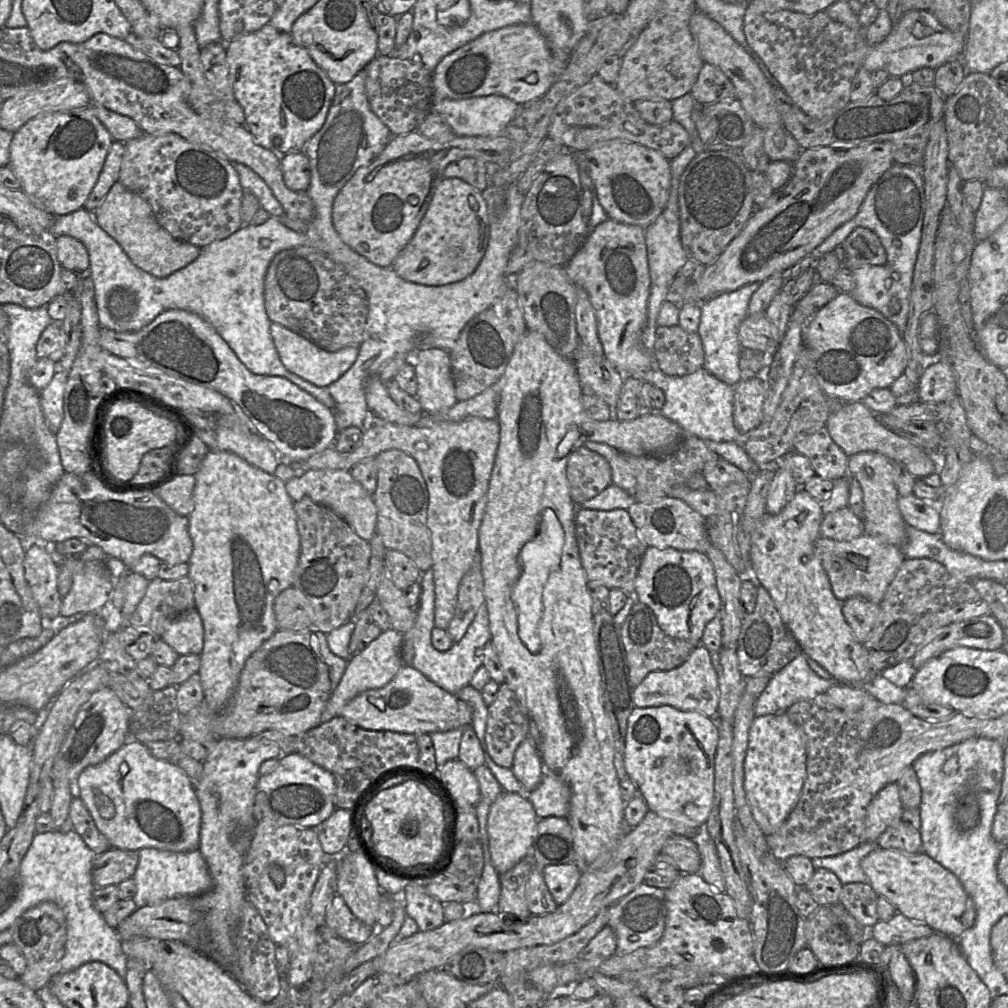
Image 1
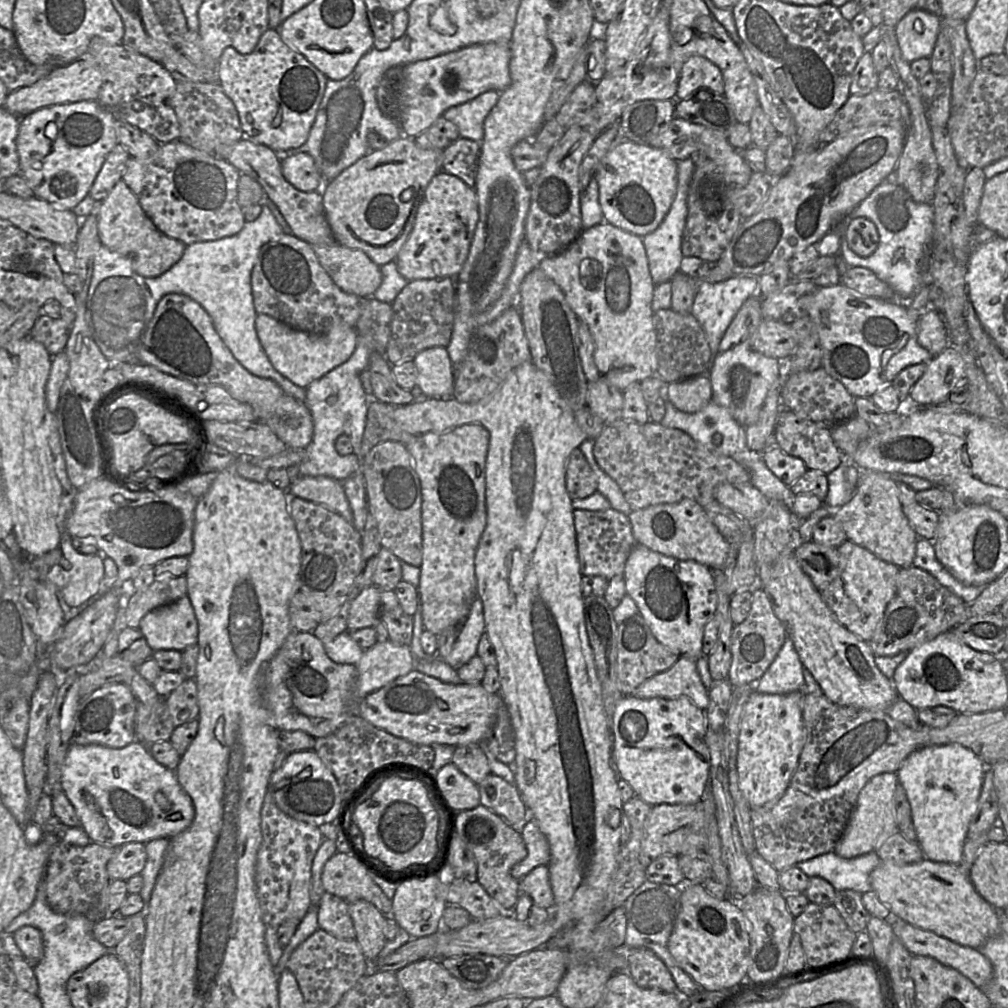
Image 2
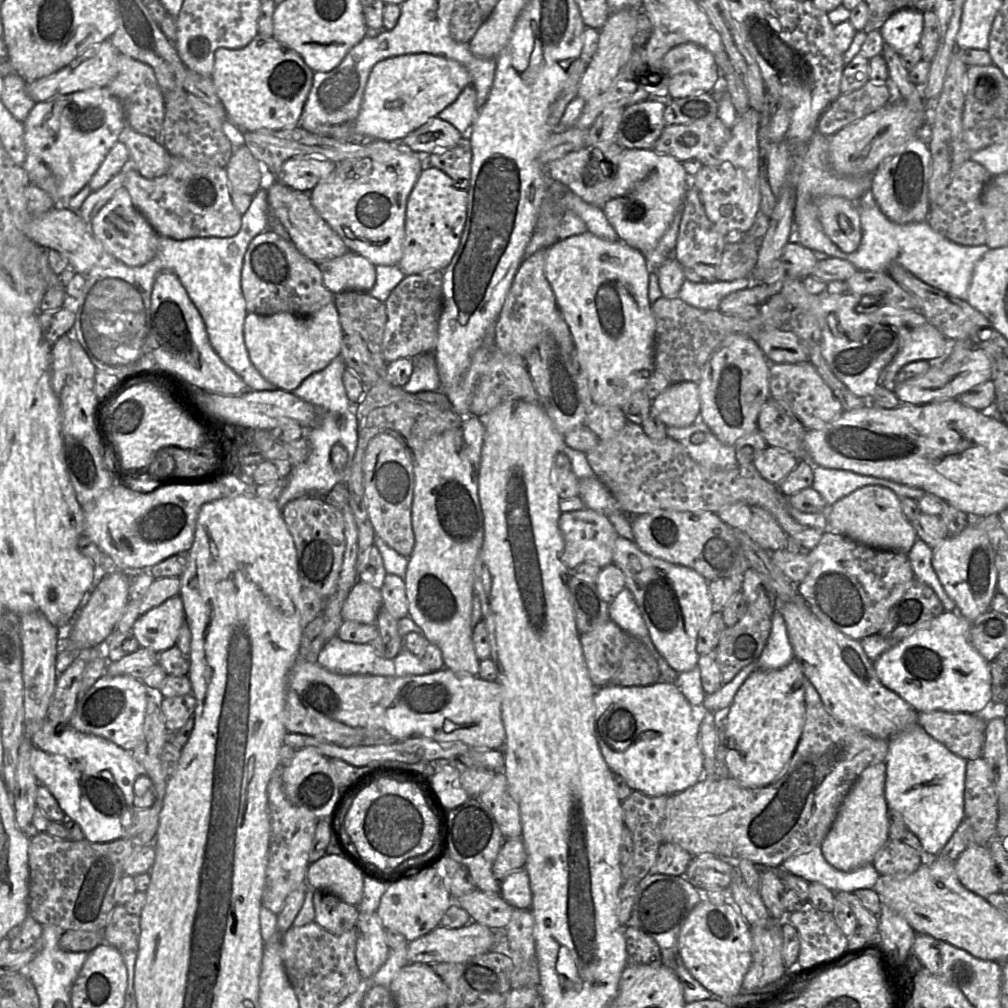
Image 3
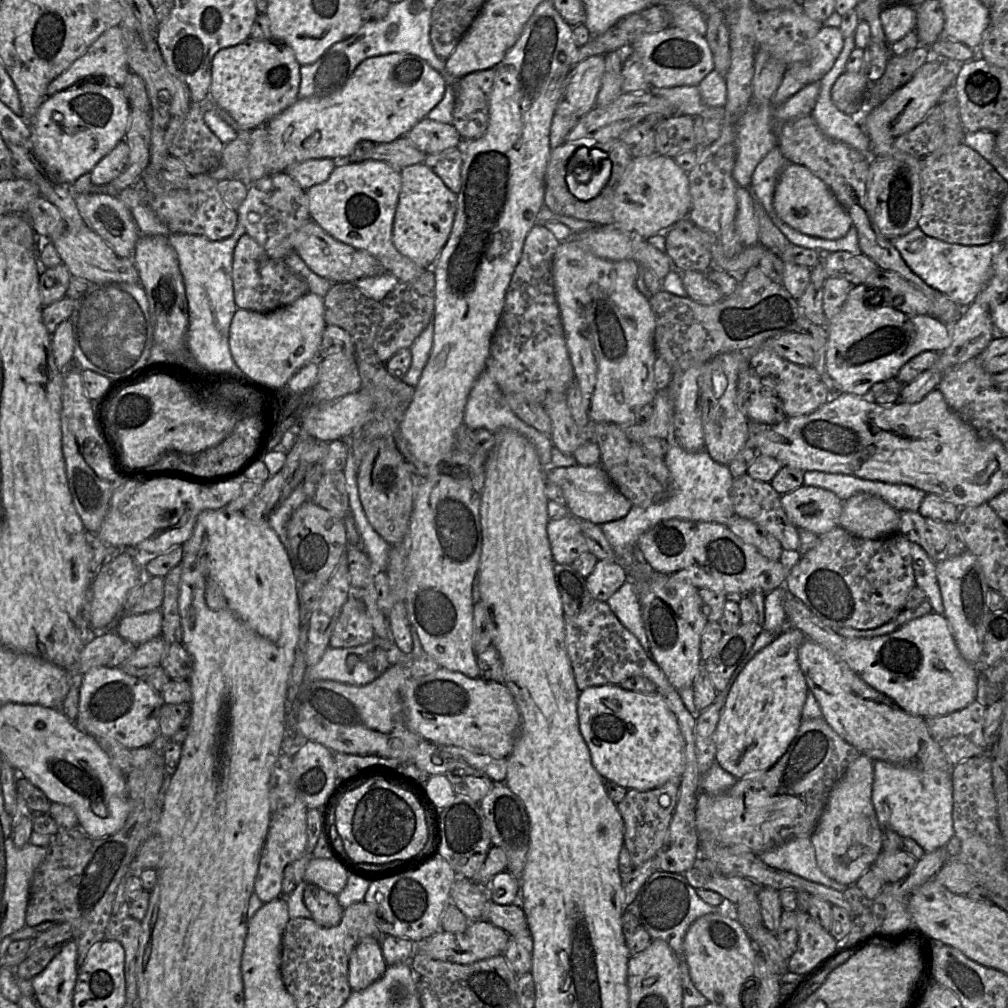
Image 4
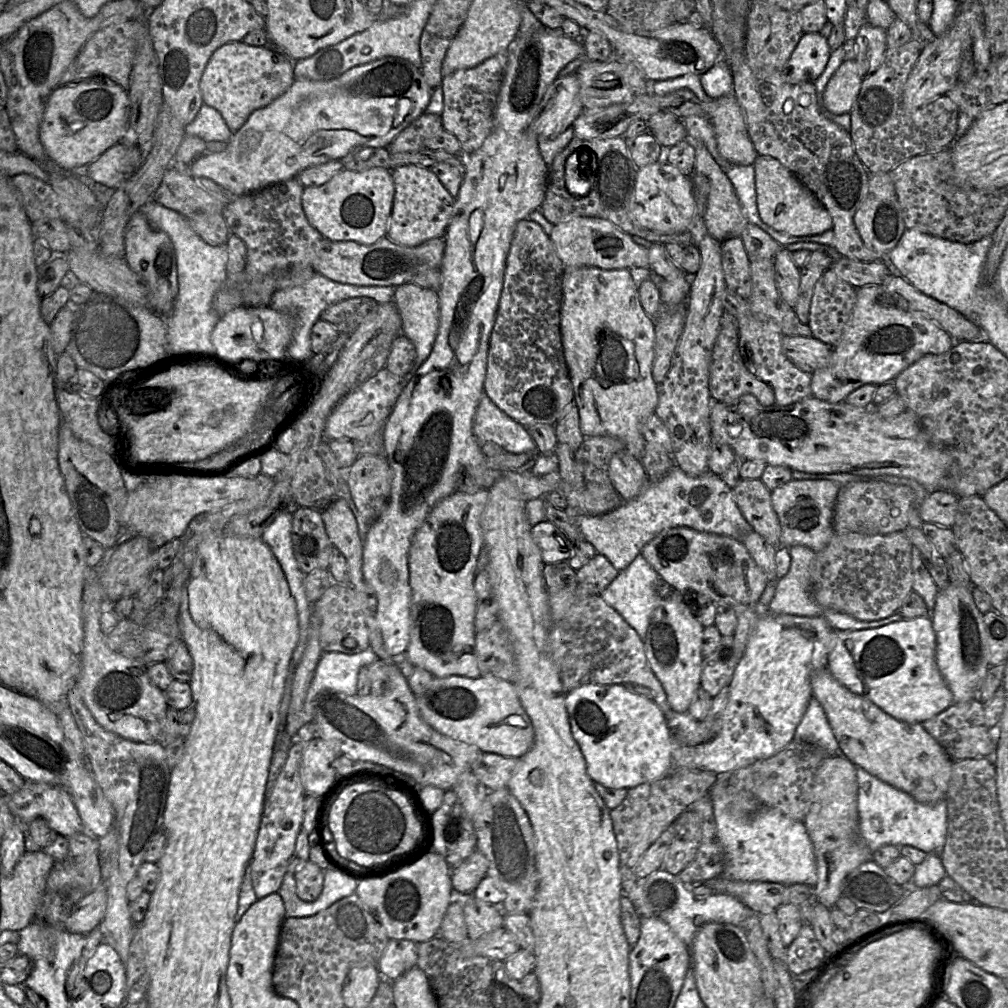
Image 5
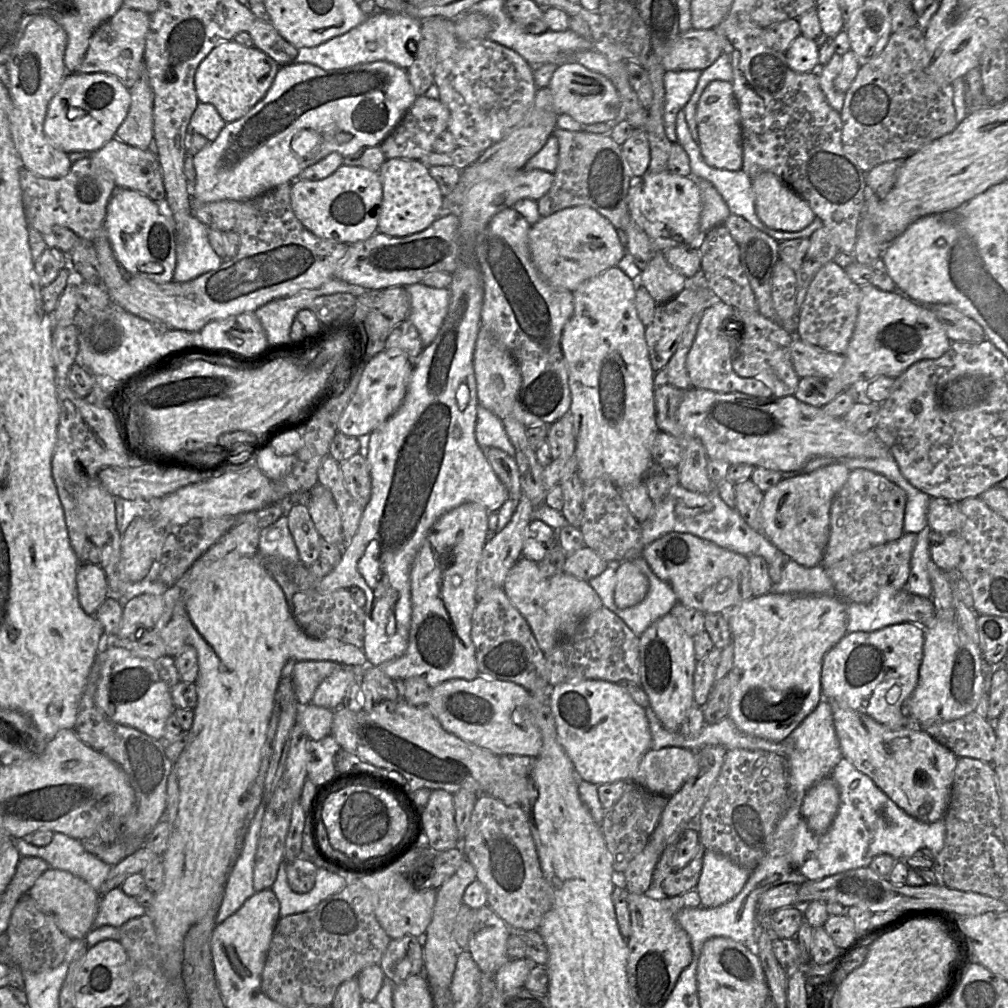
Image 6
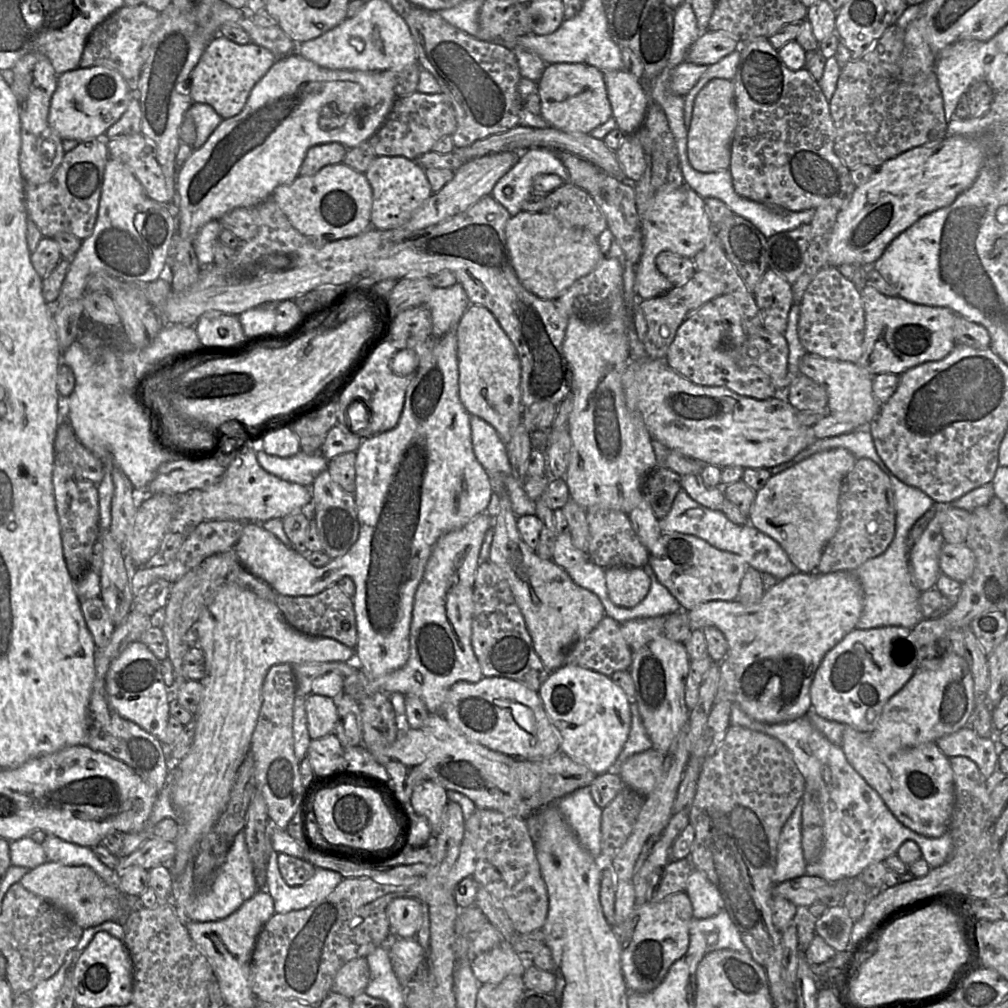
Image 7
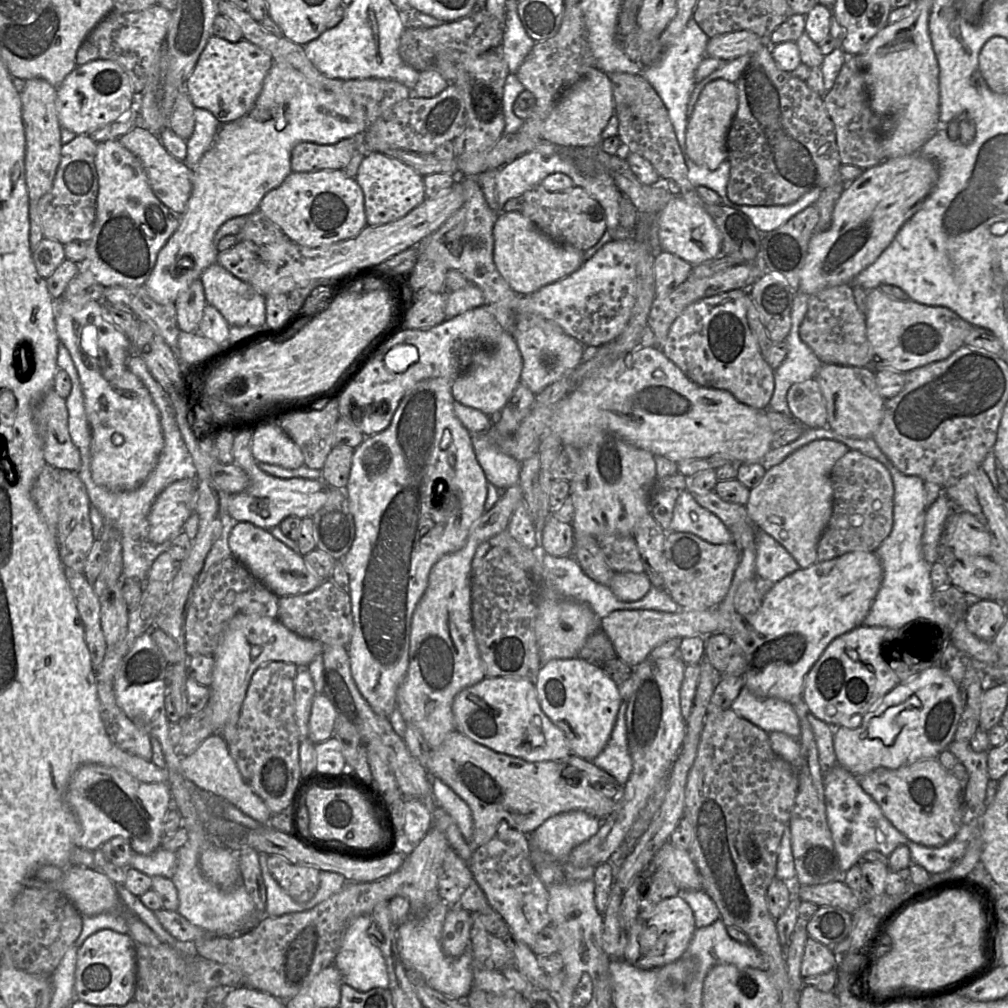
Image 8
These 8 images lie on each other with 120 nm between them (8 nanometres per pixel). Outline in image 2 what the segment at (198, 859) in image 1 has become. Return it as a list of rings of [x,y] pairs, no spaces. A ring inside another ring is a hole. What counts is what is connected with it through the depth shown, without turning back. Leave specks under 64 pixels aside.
[[[156,838],[145,843],[147,861],[143,871],[140,873],[143,878],[143,887],[139,892],[145,904],[148,904],[151,899],[157,877],[164,863],[169,840],[167,838]]]

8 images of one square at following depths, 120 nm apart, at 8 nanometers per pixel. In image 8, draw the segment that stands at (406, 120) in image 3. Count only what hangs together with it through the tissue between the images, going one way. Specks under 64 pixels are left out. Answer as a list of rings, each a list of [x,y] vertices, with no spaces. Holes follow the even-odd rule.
[[[273,63],[271,69],[268,71],[264,81],[262,90],[255,101],[253,107],[241,118],[234,120],[229,123],[222,124],[215,136],[214,142],[211,147],[206,151],[203,155],[199,163],[192,169],[193,176],[193,187],[192,193],[188,200],[186,209],[184,213],[180,217],[180,225],[177,230],[173,233],[173,235],[169,238],[163,248],[159,251],[157,255],[157,259],[154,265],[154,268],[144,283],[144,287],[148,292],[149,296],[162,305],[168,303],[175,303],[177,297],[185,291],[195,280],[200,279],[202,273],[206,268],[211,266],[214,263],[217,263],[218,250],[214,244],[214,236],[217,230],[224,224],[226,221],[239,217],[239,216],[247,216],[252,212],[258,209],[258,206],[263,199],[263,197],[272,189],[280,186],[286,177],[292,172],[291,170],[291,151],[292,149],[301,142],[311,142],[320,145],[329,145],[335,144],[342,139],[351,138],[351,137],[359,137],[362,139],[363,134],[368,128],[367,118],[365,109],[362,105],[355,103],[350,97],[348,97],[345,93],[333,93],[332,91],[327,90],[318,90],[312,87],[305,79],[303,74],[298,70],[290,67],[284,63]],[[183,258],[190,258],[191,262],[187,265],[180,266],[180,262],[185,261]]]

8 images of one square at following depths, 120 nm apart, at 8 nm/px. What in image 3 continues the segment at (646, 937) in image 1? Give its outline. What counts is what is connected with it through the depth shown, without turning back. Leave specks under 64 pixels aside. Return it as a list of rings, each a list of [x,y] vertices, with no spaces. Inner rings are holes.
[[[650,873],[639,883],[636,899],[627,926],[639,929],[652,937],[660,948],[662,962],[678,977],[683,986],[685,1002],[712,998],[687,970],[679,953],[678,937],[680,930],[693,908],[703,899],[703,892],[694,887],[685,876]]]

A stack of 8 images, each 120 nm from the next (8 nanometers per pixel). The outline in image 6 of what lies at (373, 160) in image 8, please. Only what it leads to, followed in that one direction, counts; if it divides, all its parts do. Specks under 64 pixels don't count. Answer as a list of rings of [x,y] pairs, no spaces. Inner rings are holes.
[[[386,159],[378,171],[383,198],[378,220],[378,232],[404,237],[428,228],[442,213],[444,196],[429,173],[429,166],[420,160]]]

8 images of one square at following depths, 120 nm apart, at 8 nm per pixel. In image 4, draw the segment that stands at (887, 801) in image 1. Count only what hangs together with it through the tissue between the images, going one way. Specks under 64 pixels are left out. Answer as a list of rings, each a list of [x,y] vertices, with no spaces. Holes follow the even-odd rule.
[[[860,755],[848,766],[830,791],[826,806],[810,836],[820,870],[847,886],[855,885],[882,851],[884,831],[878,823],[872,803],[873,765],[872,759]]]

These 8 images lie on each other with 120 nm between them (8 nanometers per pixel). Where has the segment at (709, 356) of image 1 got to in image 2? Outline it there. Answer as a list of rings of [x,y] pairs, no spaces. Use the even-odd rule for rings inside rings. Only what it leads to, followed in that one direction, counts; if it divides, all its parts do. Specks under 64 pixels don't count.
[[[733,276],[717,283],[699,284],[691,313],[702,327],[711,350],[710,366],[718,352],[720,342],[732,320],[745,301],[757,293],[759,281],[755,276]]]

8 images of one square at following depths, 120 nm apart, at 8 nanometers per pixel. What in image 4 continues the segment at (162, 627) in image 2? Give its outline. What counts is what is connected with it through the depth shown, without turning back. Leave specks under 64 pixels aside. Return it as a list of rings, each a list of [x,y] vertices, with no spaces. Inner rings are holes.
[[[158,609],[143,614],[127,614],[121,619],[117,633],[135,645],[158,637],[162,633],[161,611]]]

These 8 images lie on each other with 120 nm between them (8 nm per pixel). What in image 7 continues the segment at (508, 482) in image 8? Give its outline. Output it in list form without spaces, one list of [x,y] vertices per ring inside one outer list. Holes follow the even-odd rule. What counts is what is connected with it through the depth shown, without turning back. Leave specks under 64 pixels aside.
[[[470,415],[474,455],[487,472],[511,475],[507,449],[493,426],[478,416]]]

